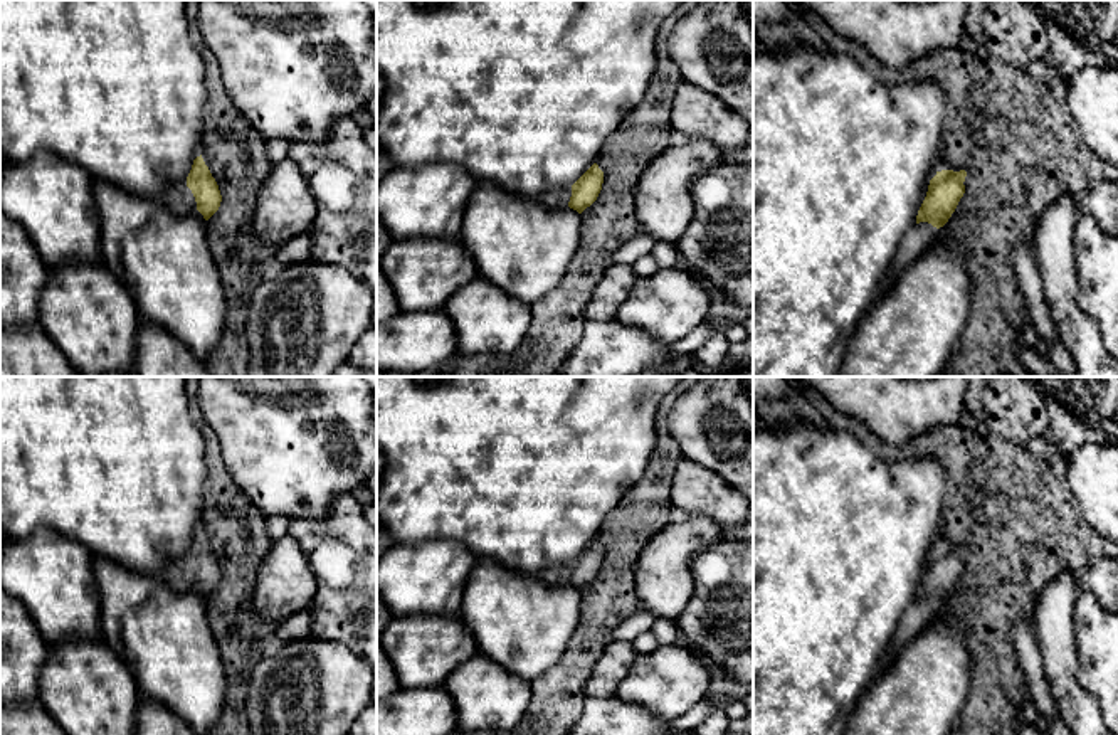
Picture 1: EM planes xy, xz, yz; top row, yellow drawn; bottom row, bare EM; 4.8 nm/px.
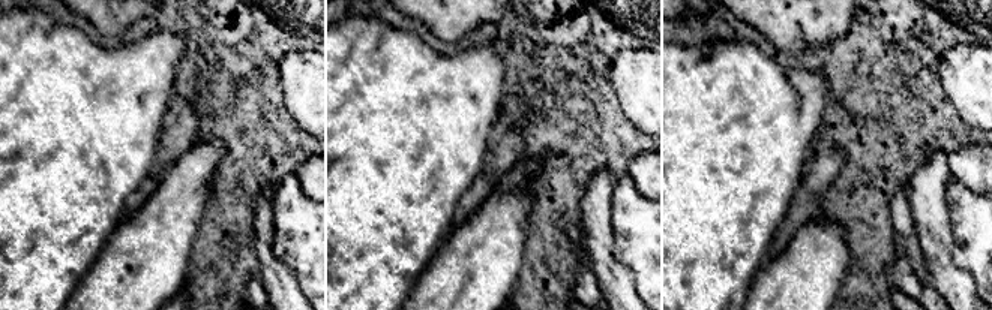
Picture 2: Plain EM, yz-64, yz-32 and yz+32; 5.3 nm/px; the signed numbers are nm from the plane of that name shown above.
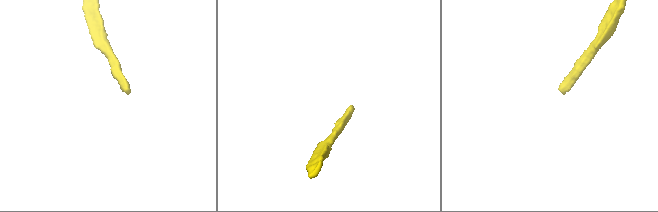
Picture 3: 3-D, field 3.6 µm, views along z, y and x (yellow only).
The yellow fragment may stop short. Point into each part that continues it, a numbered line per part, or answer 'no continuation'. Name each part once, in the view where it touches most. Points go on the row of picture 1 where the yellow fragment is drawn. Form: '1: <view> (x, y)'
1: xy (179, 199)

